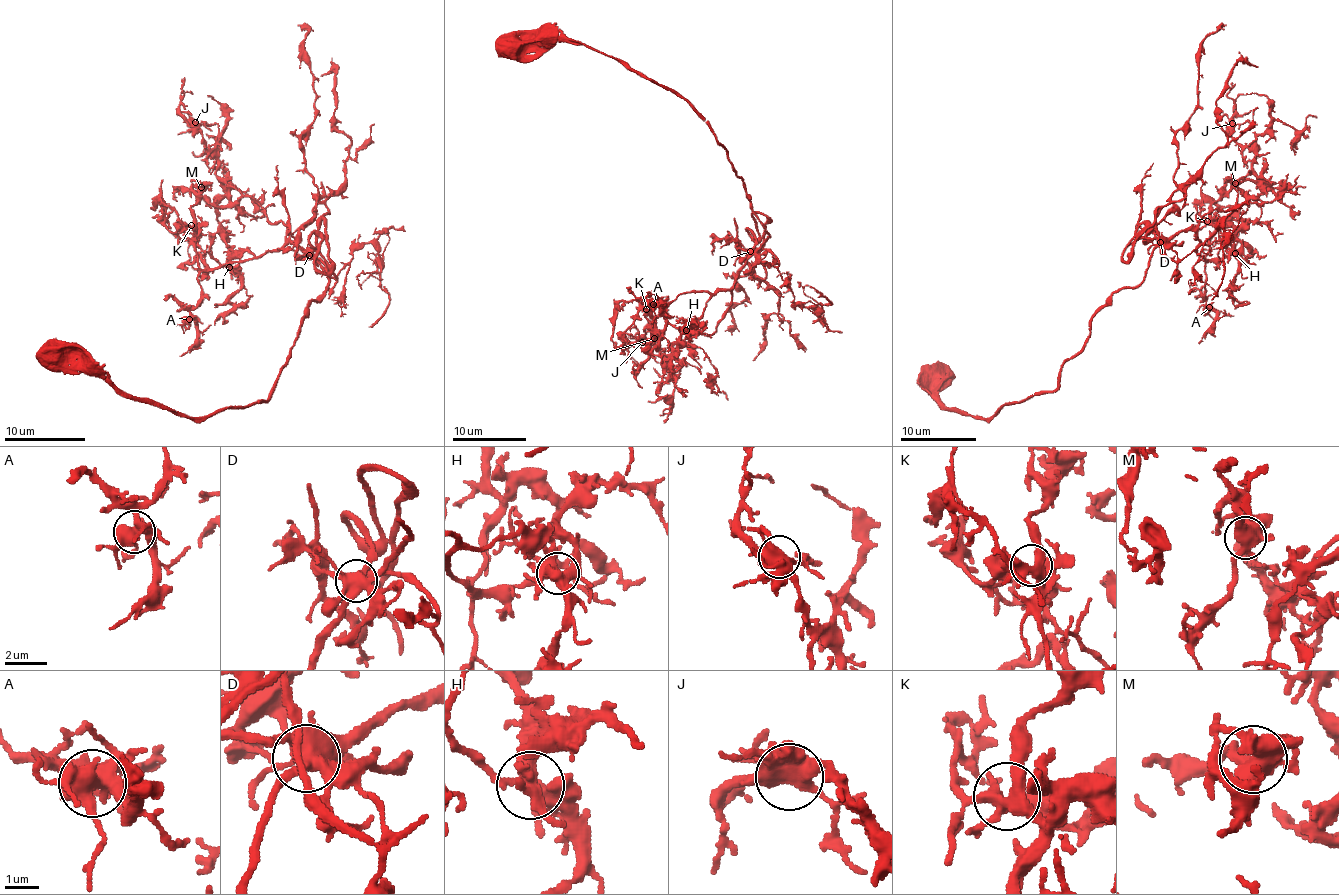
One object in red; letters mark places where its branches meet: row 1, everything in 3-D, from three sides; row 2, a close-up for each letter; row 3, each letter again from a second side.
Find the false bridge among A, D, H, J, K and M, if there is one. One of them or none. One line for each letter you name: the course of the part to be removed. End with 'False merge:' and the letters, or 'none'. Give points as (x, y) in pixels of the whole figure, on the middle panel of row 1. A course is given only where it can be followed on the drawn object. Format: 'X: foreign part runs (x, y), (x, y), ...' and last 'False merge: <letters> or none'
D: foreign part runs (750, 251), (740, 248), (728, 234), (714, 242), (711, 254)
False merge: D

